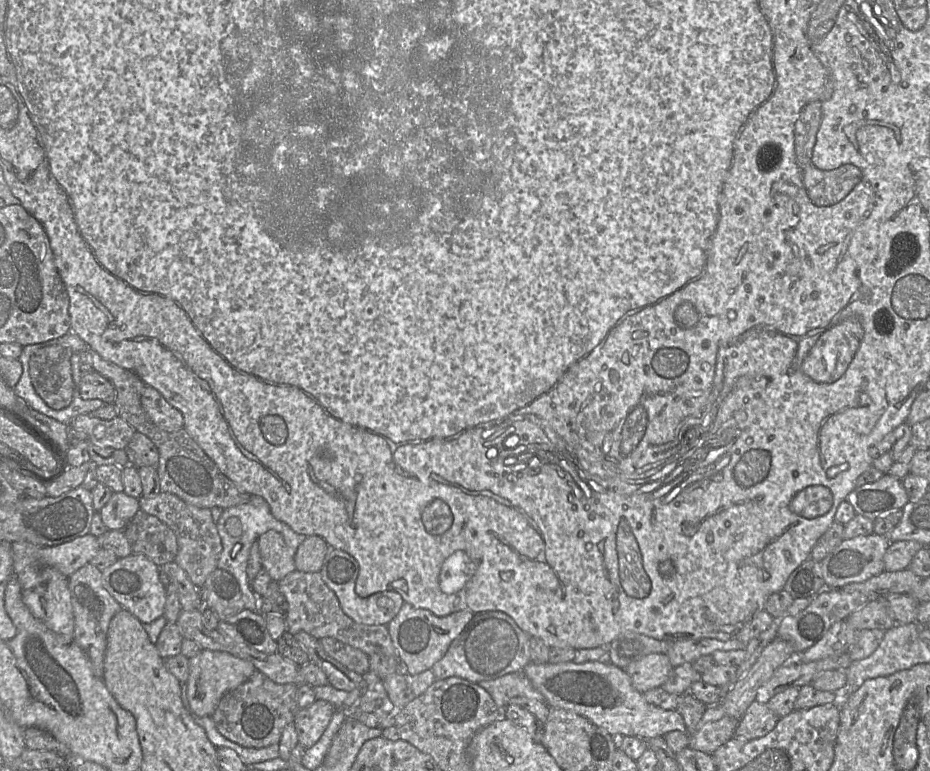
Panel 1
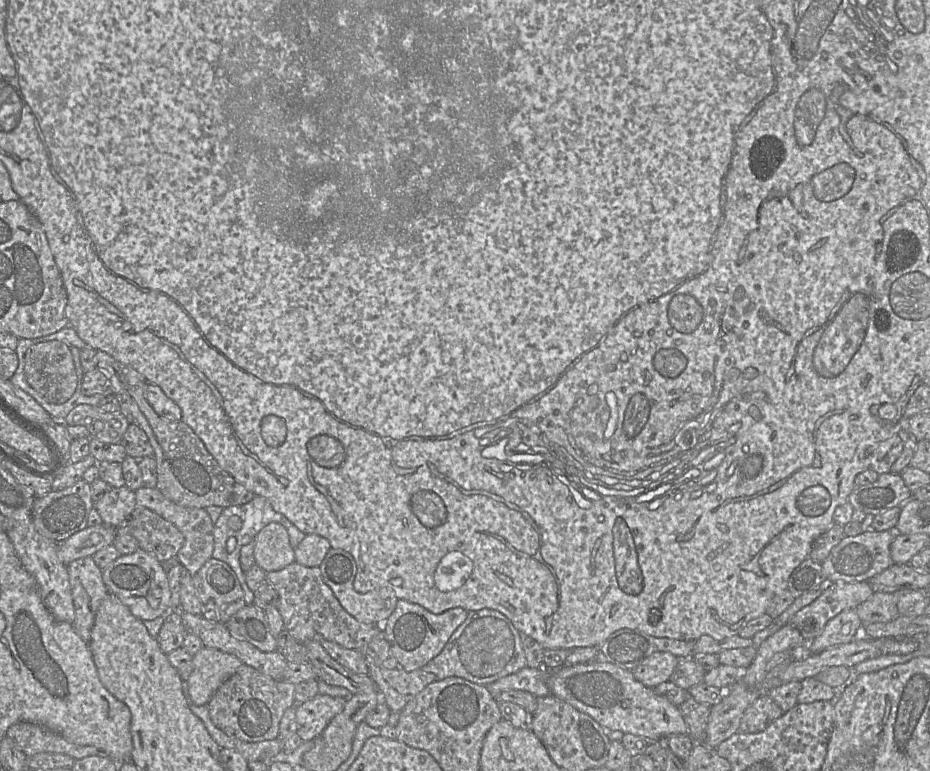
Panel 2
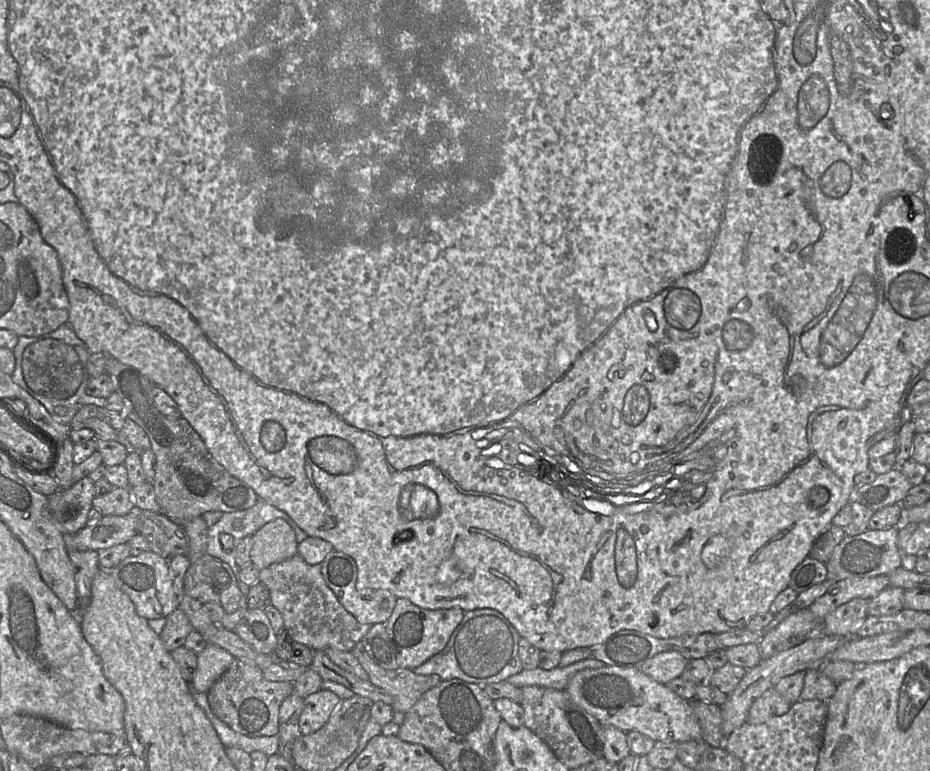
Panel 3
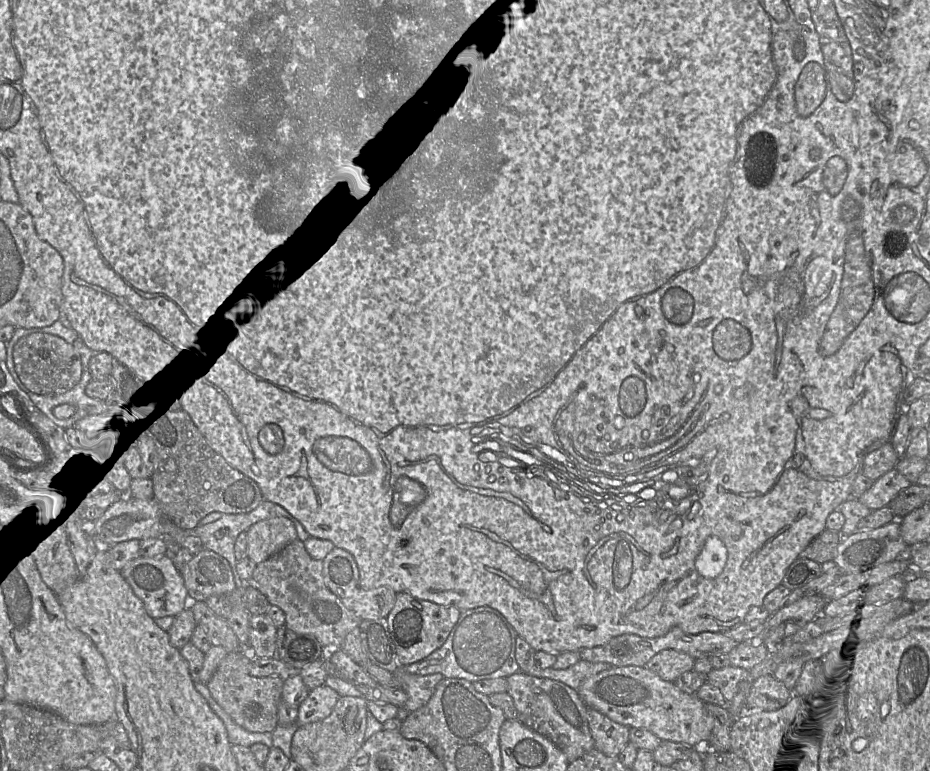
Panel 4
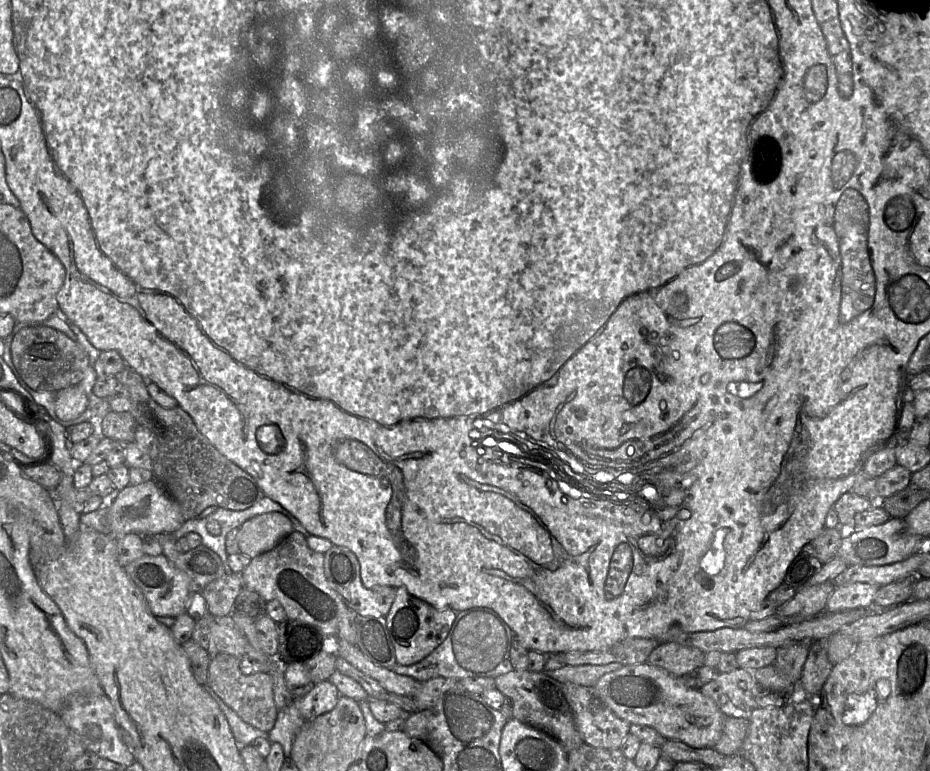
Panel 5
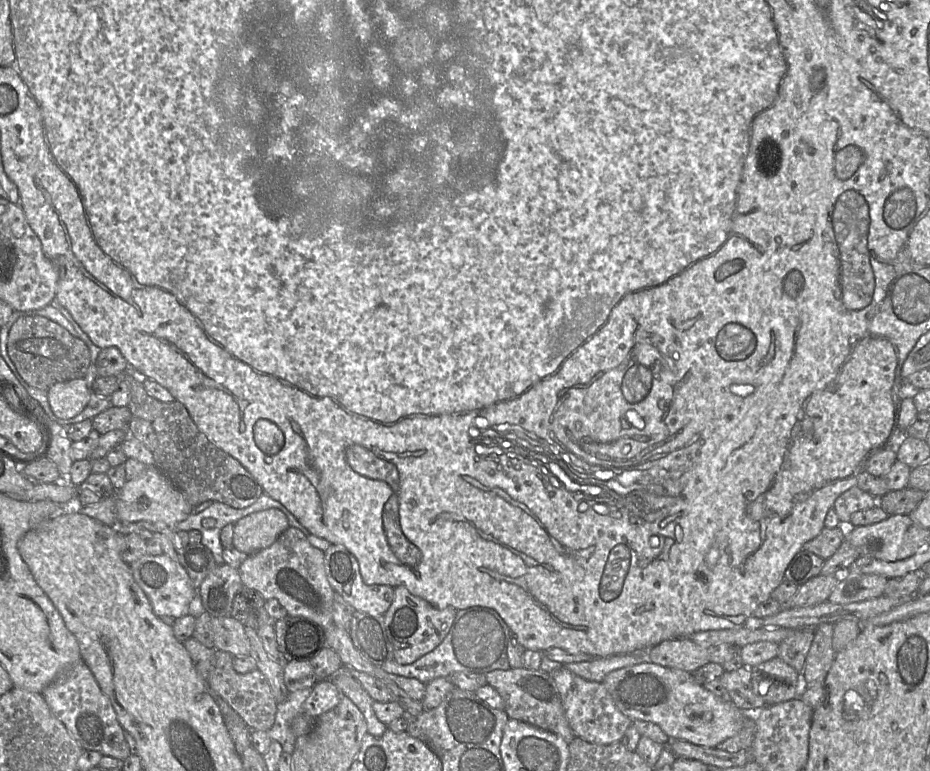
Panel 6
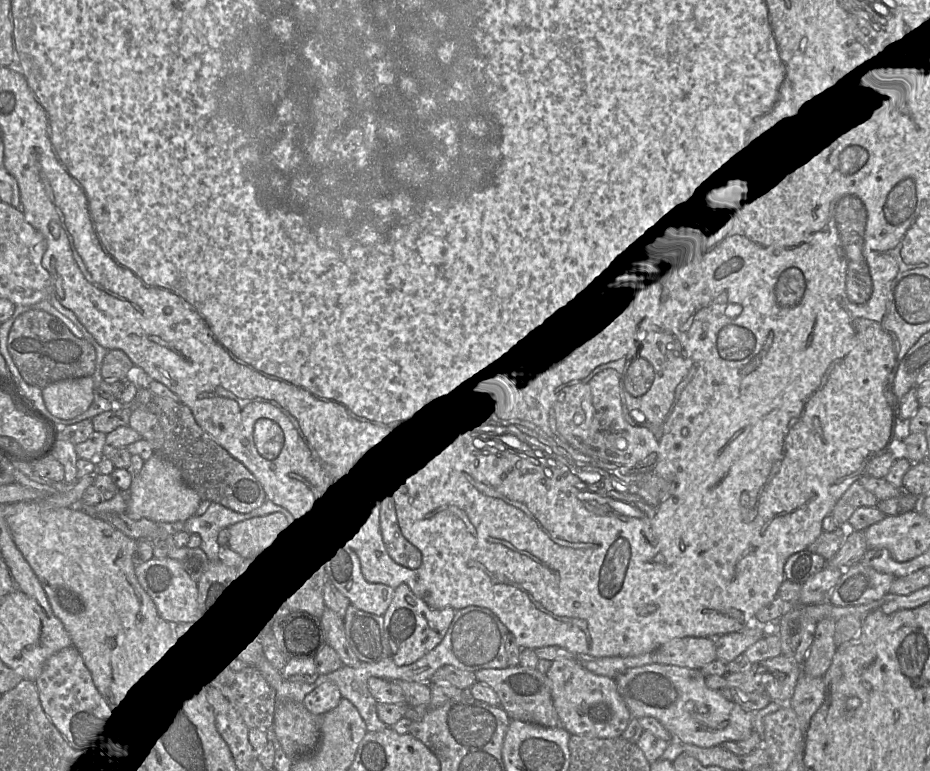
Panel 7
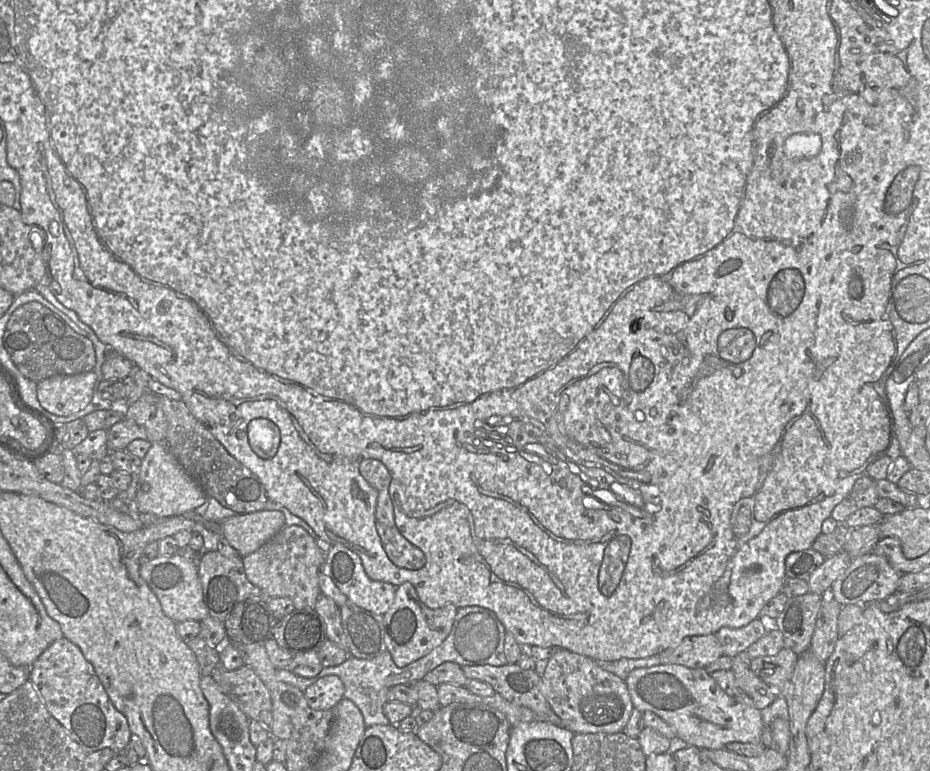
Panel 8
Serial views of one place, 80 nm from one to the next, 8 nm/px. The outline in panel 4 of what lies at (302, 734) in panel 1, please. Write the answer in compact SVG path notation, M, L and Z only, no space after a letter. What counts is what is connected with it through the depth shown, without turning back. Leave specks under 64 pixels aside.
M326 685L311 690L306 700L298 708L296 723L304 726L329 717L340 697L338 692Z

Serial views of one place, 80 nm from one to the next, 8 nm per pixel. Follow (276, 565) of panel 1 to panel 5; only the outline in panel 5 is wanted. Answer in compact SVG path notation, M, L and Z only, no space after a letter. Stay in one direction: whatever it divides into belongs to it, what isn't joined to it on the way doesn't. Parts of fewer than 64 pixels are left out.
M268 512L246 520L239 528L237 543L242 554L254 558L272 550L294 531L290 519L280 512Z

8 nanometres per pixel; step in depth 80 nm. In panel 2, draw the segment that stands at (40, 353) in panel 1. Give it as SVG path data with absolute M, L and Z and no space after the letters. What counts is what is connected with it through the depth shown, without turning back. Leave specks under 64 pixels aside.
M52 340L32 345L25 354L25 376L29 385L53 404L67 402L78 385L71 349L65 343Z

